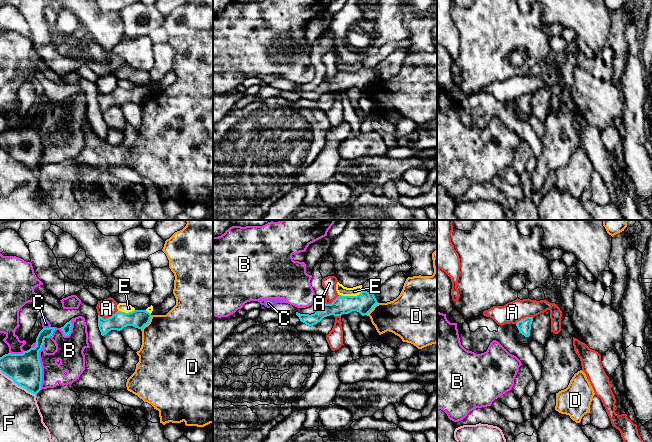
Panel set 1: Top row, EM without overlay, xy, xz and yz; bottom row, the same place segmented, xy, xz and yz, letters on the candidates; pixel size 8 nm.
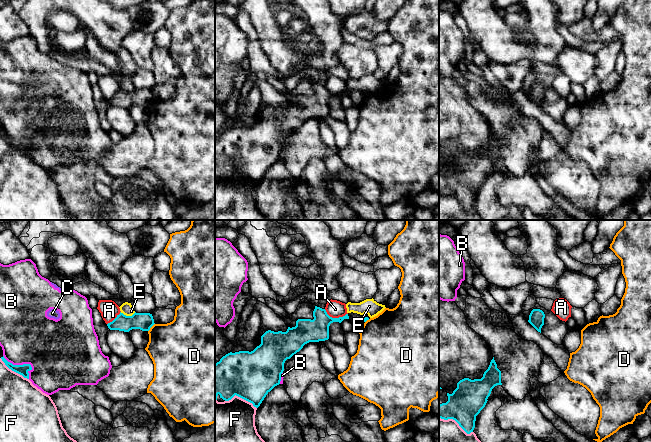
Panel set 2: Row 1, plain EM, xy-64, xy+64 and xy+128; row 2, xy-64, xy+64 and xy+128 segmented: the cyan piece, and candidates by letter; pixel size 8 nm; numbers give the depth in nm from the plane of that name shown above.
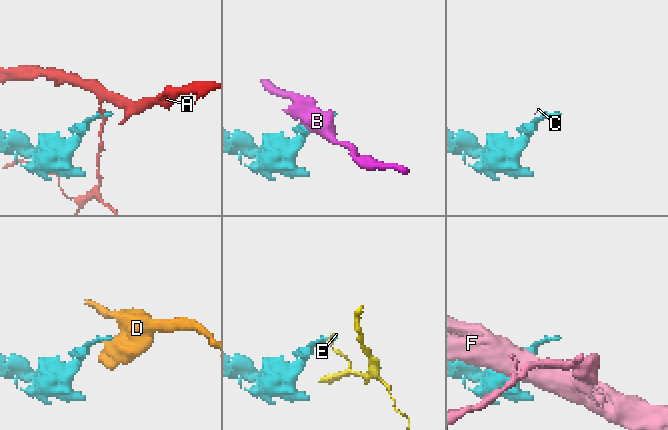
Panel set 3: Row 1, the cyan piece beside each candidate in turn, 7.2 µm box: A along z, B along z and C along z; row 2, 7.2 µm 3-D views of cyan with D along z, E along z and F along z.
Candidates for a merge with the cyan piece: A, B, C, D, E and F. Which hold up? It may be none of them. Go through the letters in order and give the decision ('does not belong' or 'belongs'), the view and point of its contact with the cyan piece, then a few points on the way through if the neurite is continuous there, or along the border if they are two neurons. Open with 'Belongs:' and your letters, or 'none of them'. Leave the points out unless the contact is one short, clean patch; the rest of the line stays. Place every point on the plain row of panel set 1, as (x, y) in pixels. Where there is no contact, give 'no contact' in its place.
Belongs: none of them
A: does not belong | xy (107, 94) | along xy (117, 86), (105, 94), (98, 91)
B: does not belong | xy (40, 142)
C: does not belong | xy (46, 104) | along xy (50, 102), (43, 104)
D: does not belong | xy (148, 98) | along xy (151, 91), (148, 98), (141, 105)
E: does not belong | xz (351, 72) | along xz (362, 65), (356, 71), (339, 71)
F: does not belong | xy (18, 161)

